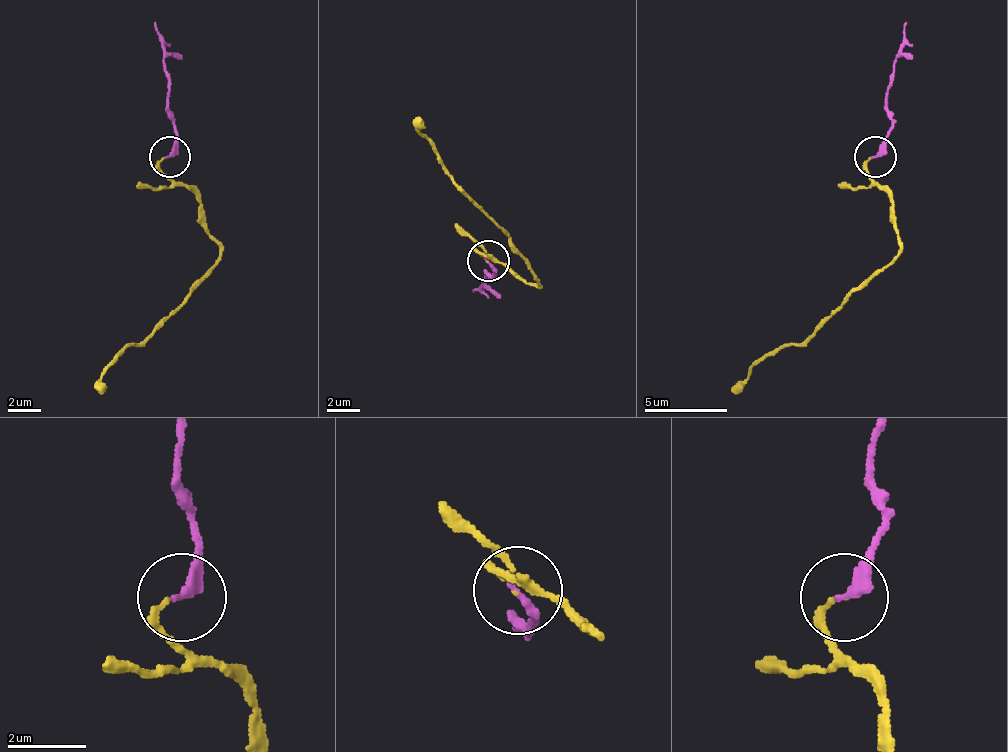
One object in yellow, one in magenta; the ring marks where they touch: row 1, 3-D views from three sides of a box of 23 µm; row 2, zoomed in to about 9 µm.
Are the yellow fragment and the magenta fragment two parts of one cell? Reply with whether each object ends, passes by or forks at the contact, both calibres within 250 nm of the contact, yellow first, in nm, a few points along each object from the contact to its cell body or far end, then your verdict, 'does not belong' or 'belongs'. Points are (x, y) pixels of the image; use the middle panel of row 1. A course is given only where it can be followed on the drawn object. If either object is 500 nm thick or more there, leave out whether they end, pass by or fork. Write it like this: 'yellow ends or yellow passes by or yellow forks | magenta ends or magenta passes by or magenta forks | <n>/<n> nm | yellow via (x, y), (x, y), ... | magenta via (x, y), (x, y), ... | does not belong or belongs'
yellow ends | magenta ends | 100/280 nm | yellow via (487, 259), (479, 251), (516, 276), (537, 284), (512, 239), (458, 185), (425, 135), (420, 118) | magenta via (487, 259), (495, 272), (487, 272), (474, 293) | belongs

